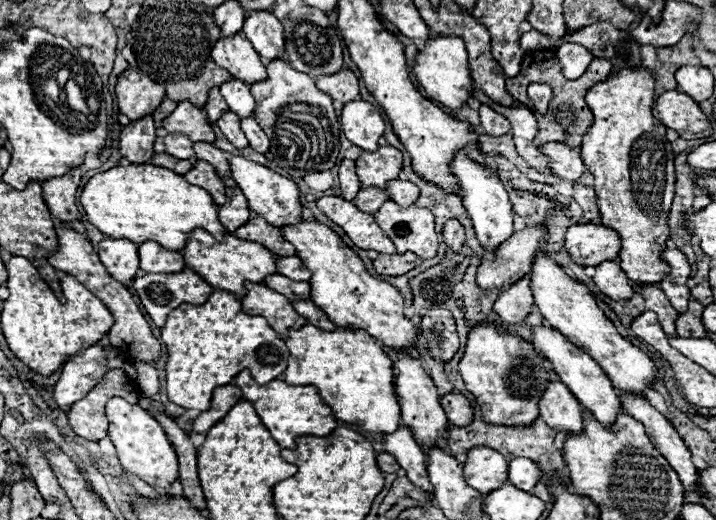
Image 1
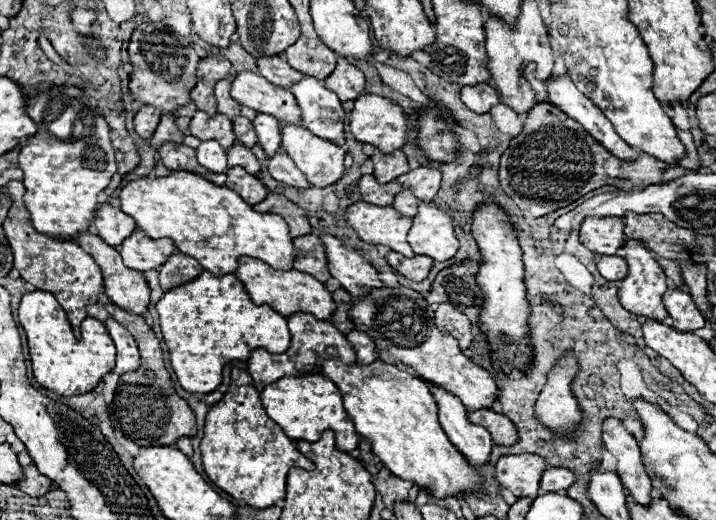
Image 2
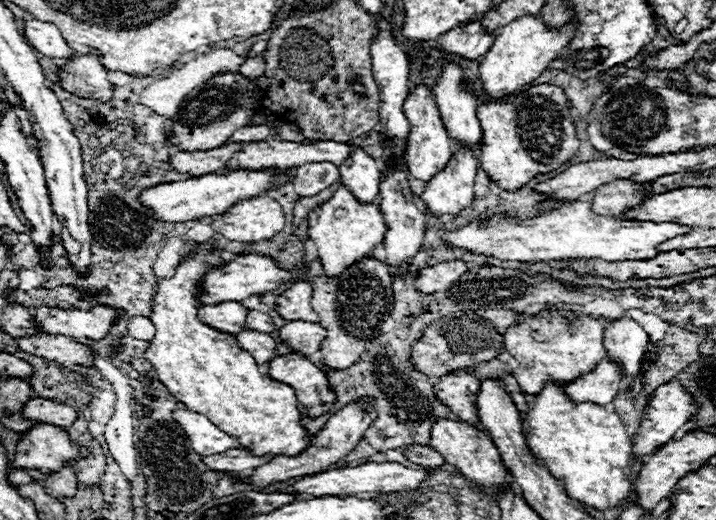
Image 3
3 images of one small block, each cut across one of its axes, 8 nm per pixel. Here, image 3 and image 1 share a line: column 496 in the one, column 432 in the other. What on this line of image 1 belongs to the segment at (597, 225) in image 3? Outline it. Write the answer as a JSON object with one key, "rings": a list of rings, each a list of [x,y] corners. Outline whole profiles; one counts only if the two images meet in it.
{"rings":[[[386,200],[374,214],[378,226],[396,244],[398,254],[414,252],[420,258],[434,258],[438,250],[438,234],[434,230],[434,216],[426,208],[398,206]]]}

